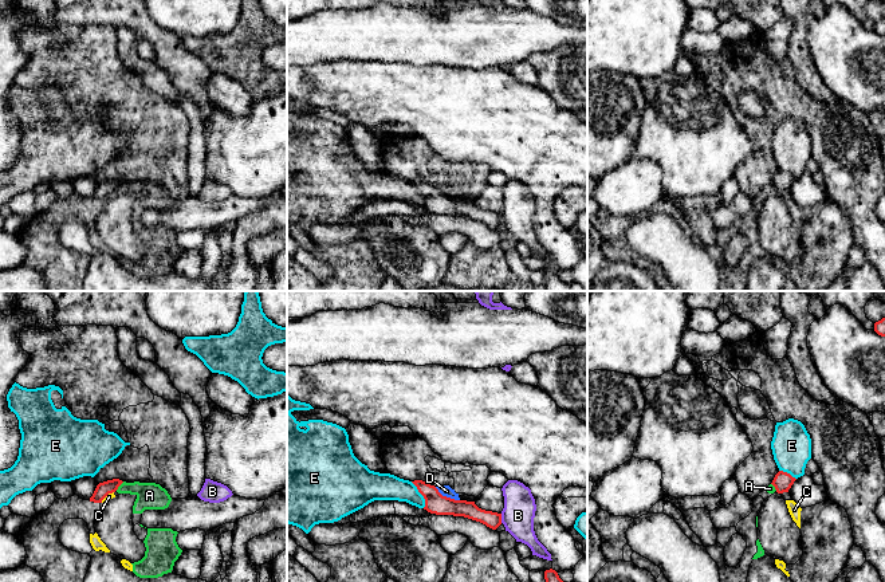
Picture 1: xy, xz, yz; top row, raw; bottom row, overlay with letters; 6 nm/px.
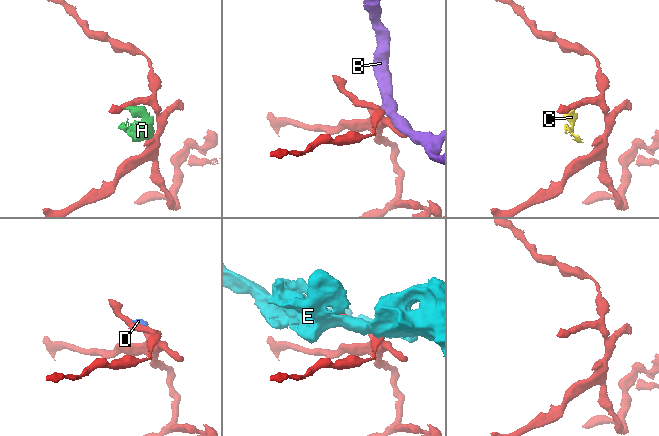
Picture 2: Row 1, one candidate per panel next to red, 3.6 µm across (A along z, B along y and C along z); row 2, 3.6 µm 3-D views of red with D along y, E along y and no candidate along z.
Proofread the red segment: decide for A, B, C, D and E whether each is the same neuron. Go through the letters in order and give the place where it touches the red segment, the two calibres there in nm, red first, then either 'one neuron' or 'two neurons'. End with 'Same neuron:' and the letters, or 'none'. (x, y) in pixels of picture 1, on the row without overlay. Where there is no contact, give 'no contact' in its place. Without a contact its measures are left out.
A: contact xy (120, 184); calibres 90 and 160 nm; two neurons
B: contact xz (500, 217); calibres 100 and 190 nm; two neurons
C: contact xy (106, 195); calibres 90 and 40 nm; two neurons
D: contact xz (445, 196); calibres 130 and 70 nm; two neurons
E: contact xz (421, 193); calibres 130 and 160 nm; two neurons
Same neuron: none

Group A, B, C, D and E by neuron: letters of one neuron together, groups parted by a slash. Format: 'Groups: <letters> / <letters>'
Groups: A C D / B / E

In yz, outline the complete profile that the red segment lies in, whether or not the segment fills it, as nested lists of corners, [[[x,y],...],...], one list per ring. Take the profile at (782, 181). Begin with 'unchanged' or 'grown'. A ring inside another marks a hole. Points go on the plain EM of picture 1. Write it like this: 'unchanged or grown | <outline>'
unchanged | [[[779,170],[771,184],[775,186],[778,193],[783,193],[788,192],[795,180],[796,178],[792,177],[790,173]]]

